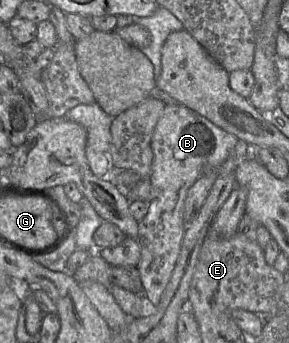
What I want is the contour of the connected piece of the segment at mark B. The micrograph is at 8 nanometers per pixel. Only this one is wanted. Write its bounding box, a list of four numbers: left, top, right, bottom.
[136,103,238,307]

